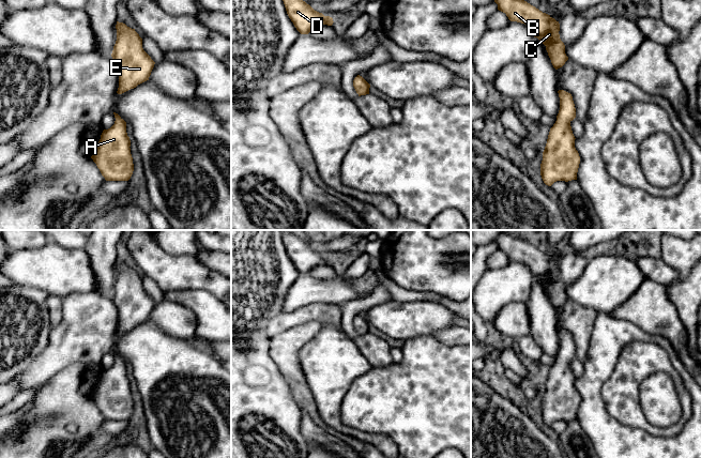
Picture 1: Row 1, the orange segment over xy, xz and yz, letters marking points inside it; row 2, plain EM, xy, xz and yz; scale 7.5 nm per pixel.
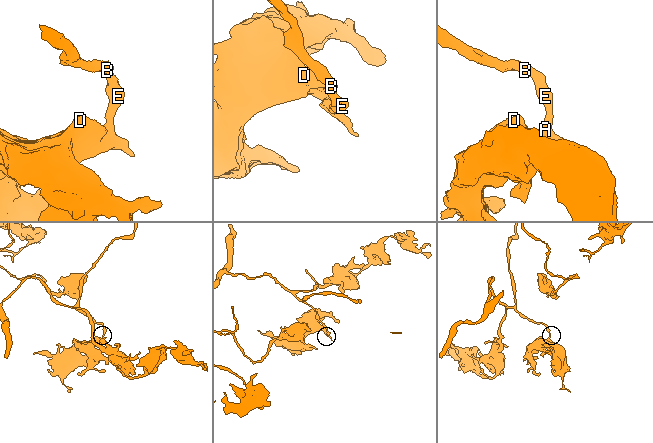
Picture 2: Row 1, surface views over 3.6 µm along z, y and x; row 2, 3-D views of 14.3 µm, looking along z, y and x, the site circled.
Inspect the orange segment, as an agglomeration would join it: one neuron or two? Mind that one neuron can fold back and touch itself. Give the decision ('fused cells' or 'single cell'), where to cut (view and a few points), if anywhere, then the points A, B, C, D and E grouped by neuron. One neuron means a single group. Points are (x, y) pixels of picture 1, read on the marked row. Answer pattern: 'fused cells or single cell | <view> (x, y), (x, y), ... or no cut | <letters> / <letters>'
single cell | no cut | A B C D E

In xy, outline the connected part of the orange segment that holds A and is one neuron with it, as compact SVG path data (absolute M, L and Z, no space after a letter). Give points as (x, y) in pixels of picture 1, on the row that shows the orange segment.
M113 112L115 124L104 129L91 158L106 181L128 181L134 171L126 122Z

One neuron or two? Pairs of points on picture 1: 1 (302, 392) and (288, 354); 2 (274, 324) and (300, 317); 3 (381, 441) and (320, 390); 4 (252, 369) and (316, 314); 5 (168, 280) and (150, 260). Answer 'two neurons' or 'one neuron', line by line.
1: one neuron
2: one neuron
3: one neuron
4: two neurons
5: one neuron

